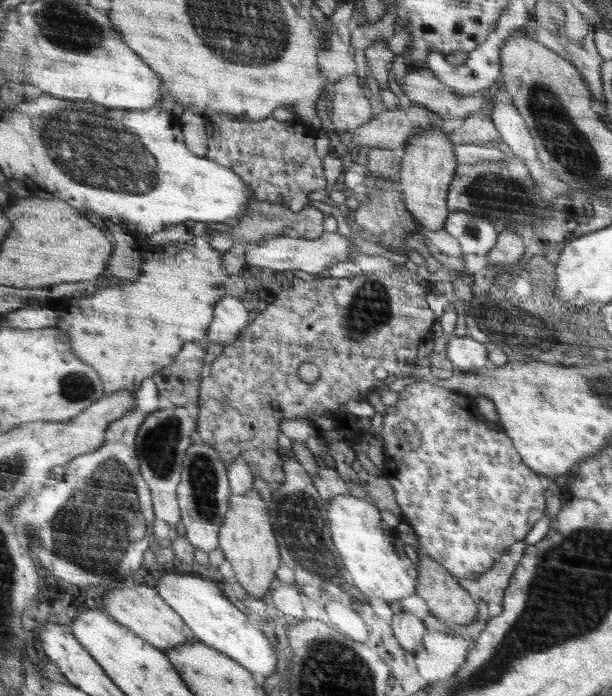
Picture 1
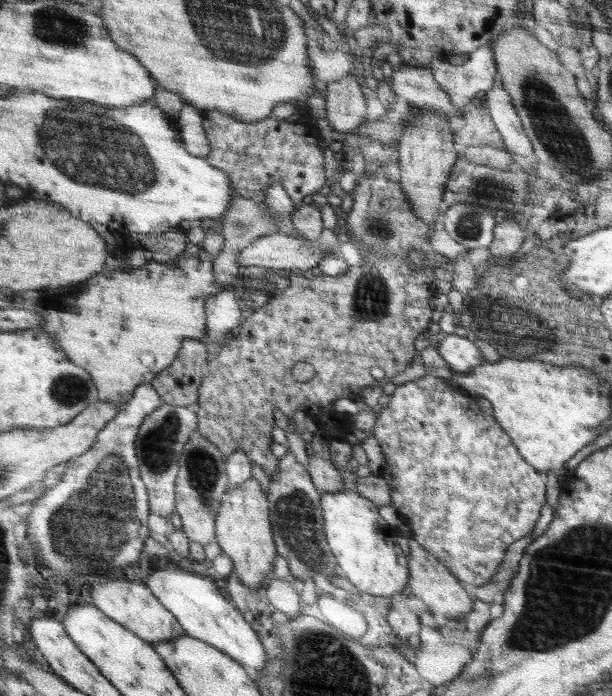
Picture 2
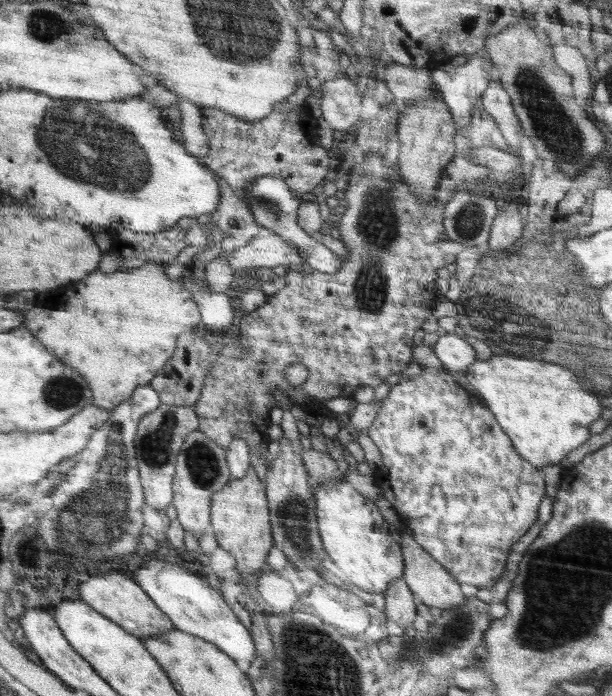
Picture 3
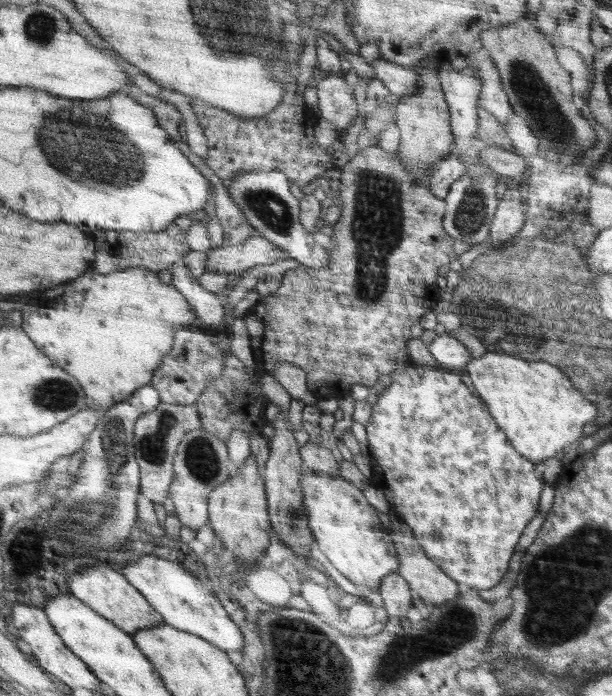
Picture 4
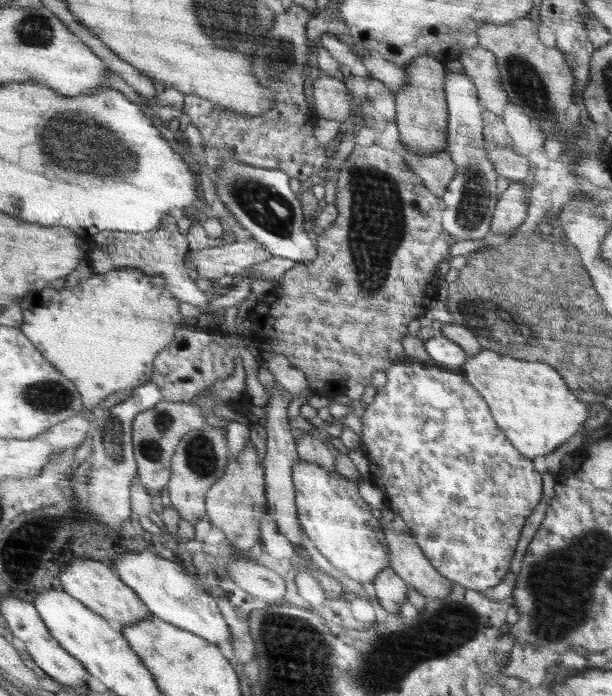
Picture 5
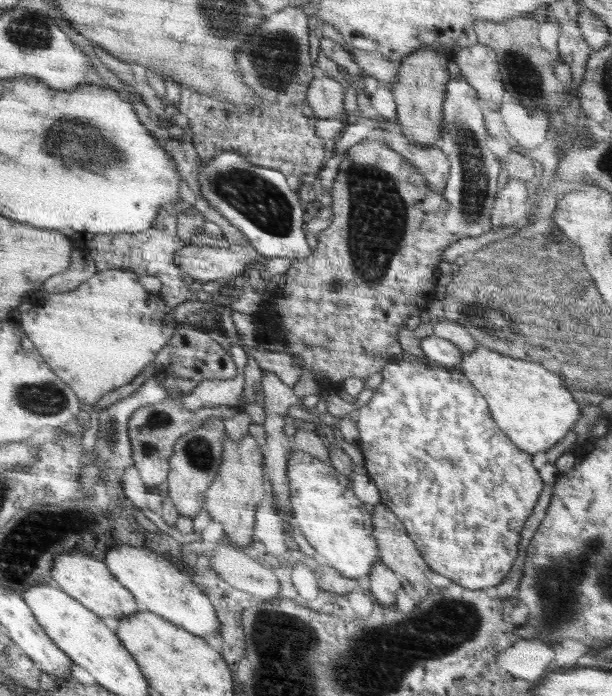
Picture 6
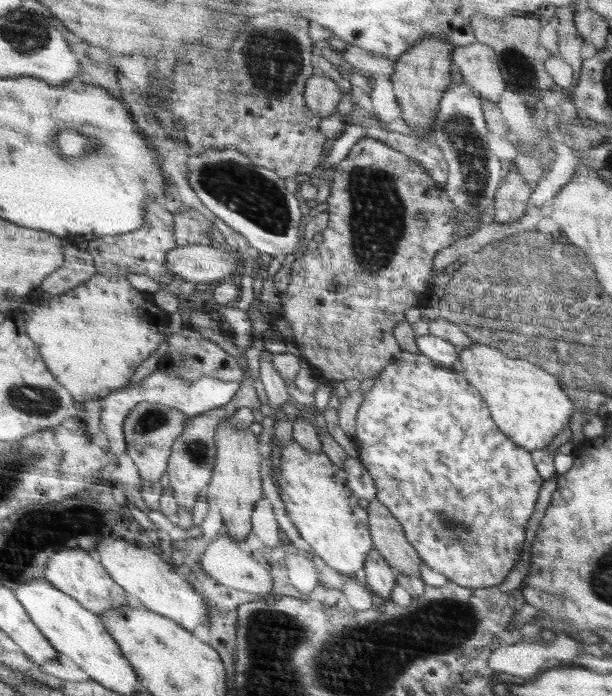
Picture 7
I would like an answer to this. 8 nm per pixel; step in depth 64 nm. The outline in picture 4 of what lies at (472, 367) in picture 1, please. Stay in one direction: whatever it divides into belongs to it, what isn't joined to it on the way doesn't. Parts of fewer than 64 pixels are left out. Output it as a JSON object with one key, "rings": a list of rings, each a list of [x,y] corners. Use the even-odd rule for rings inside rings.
{"rings":[[[449,332],[437,336],[428,346],[441,368],[462,372],[472,359],[471,352]]]}

